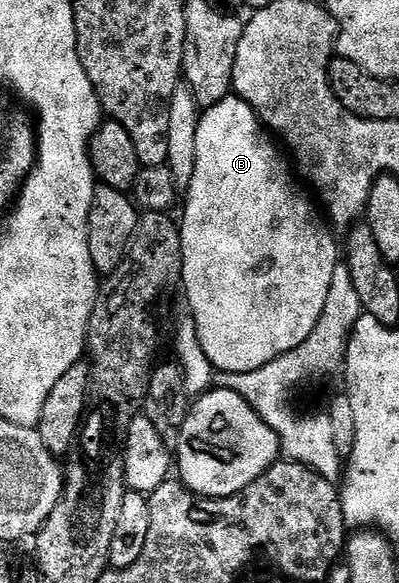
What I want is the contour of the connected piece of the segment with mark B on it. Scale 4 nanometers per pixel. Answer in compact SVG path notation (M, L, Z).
M233 94L225 96L220 102L207 107L199 118L199 129L196 132L196 168L190 187L184 192L186 209L180 216L182 229L182 279L181 287L186 287L186 300L190 303L188 312L194 316L200 346L203 347L211 366L218 372L244 372L247 368L259 368L266 361L275 360L300 346L316 330L320 318L324 314L324 302L328 302L328 289L332 286L332 273L340 263L340 244L334 241L335 233L331 225L324 219L323 213L316 207L315 201L302 193L303 185L296 179L295 169L291 161L282 157L283 149L272 139L258 115Z

